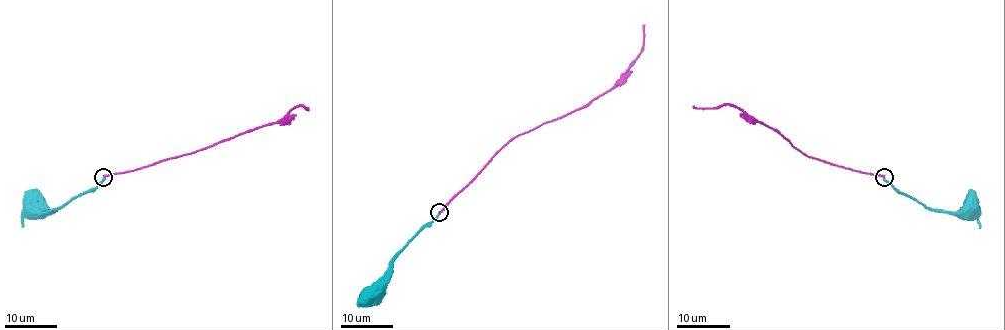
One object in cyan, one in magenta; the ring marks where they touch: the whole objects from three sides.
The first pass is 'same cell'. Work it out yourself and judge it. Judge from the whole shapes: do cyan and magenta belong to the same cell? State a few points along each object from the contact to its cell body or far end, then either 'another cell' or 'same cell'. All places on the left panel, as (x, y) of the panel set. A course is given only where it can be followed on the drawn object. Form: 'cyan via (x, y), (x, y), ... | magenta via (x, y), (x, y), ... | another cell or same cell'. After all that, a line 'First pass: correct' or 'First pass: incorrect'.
cyan via (103, 176), (94, 188), (60, 208), (45, 212), (35, 211) | magenta via (103, 176), (179, 157), (278, 122), (292, 108), (302, 105), (307, 109), (308, 107) | another cell
First pass: incorrect

